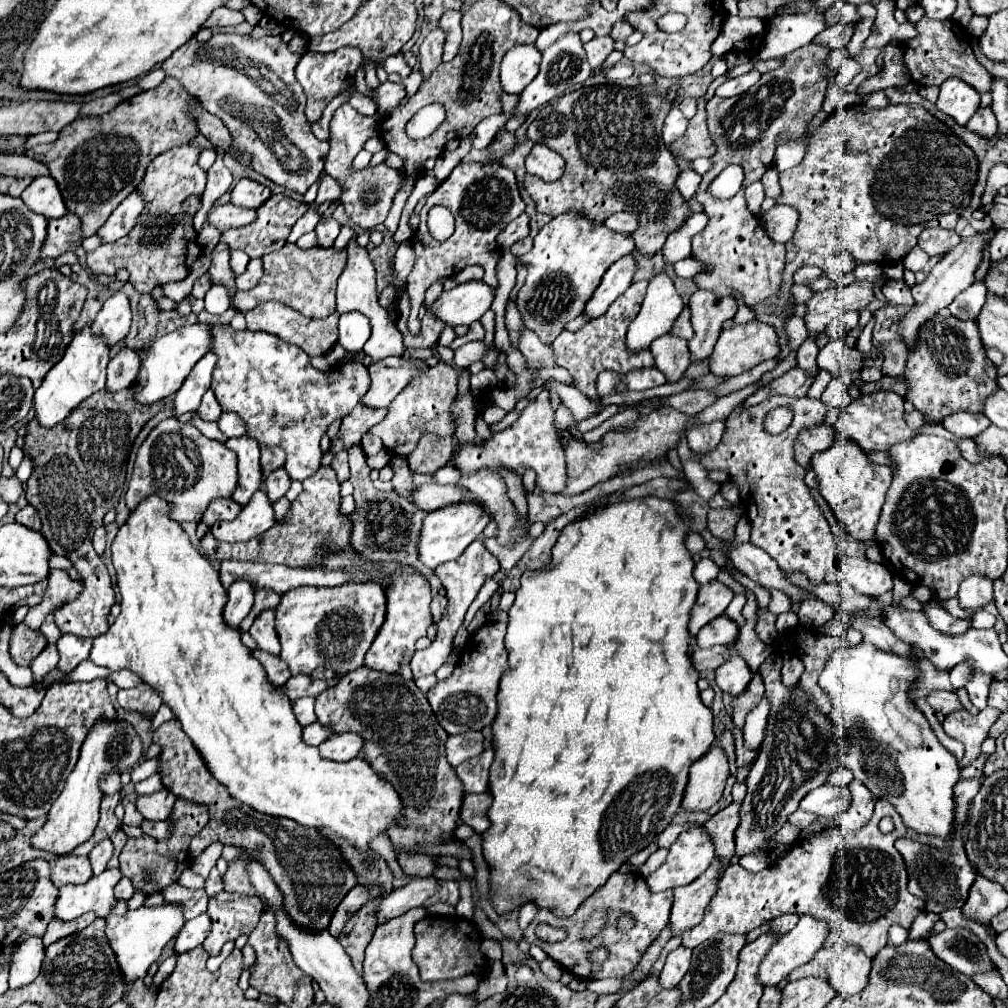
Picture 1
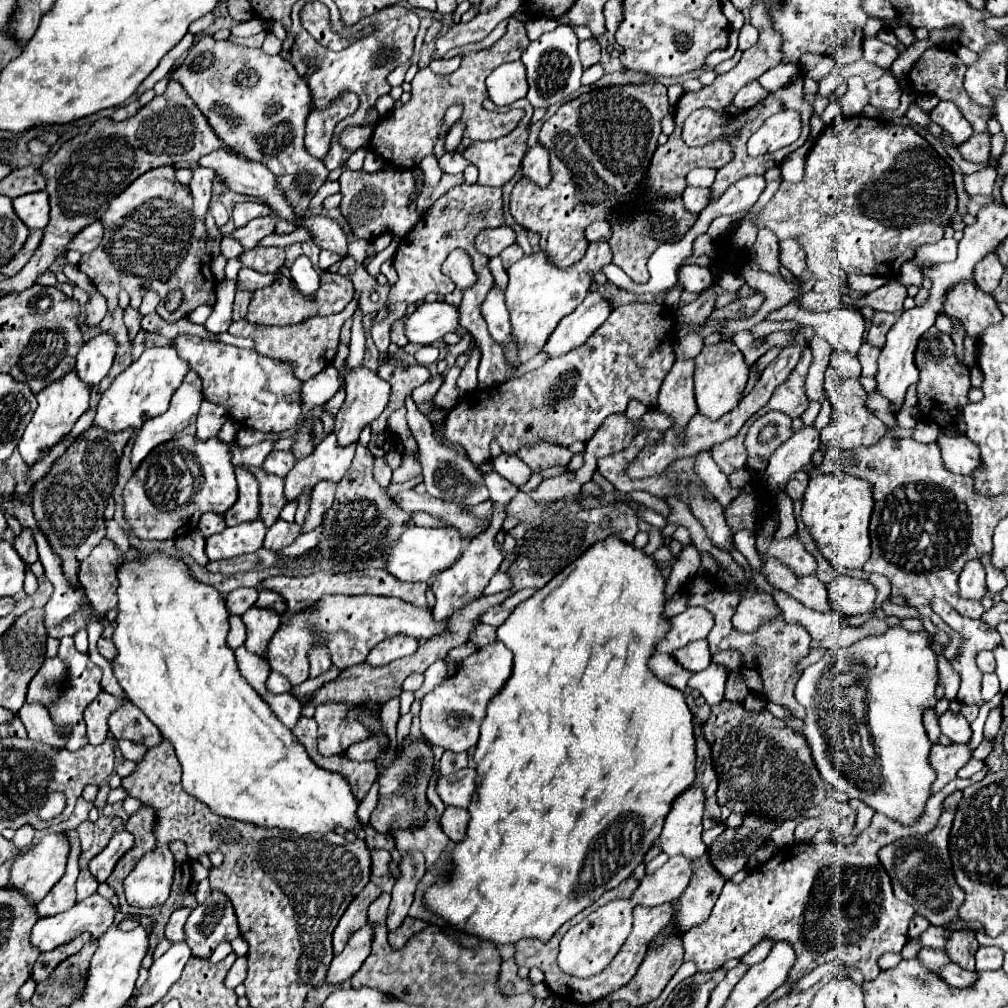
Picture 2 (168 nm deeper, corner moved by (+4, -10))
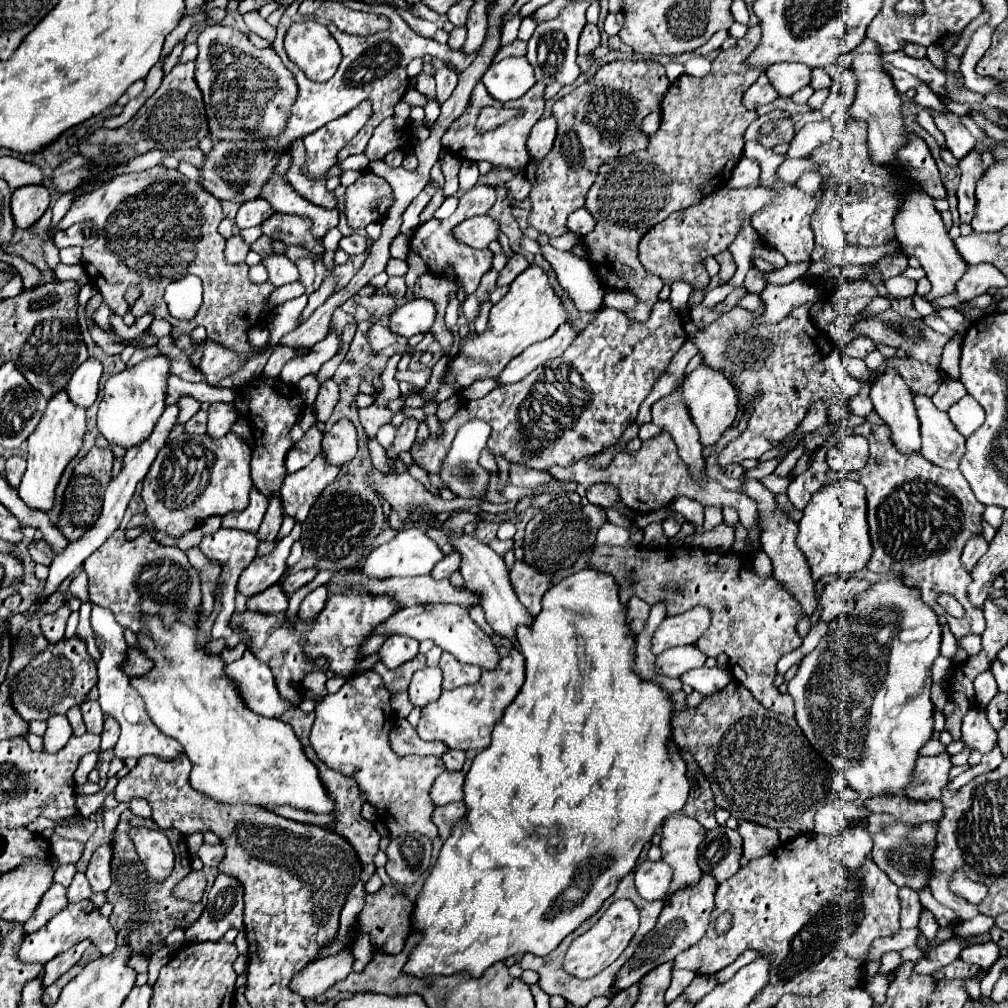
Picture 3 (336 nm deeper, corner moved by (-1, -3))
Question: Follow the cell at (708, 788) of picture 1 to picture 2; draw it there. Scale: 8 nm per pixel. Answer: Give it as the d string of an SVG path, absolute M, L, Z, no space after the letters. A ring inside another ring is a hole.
M689 787L675 801L665 819L665 827L661 831L661 849L673 855L685 855L687 859L701 857L707 847L701 841L701 819L705 811L705 791L703 787Z

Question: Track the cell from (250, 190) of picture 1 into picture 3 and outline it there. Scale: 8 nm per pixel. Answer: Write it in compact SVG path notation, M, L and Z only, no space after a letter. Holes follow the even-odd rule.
M258 198L258 200L250 200L250 202L244 202L234 218L236 226L242 230L242 228L252 228L252 226L260 226L264 220L268 220L270 216L274 214L272 206L268 200L264 198Z

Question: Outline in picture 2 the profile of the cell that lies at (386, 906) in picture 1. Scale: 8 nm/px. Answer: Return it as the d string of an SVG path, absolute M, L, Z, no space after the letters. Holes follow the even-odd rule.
M367 923L365 927L361 927L359 931L355 931L349 937L341 955L333 957L333 961L331 961L331 967L327 971L327 981L329 983L341 983L341 981L345 981L345 979L349 979L351 975L357 973L363 959L371 951L373 935L375 935L375 925Z

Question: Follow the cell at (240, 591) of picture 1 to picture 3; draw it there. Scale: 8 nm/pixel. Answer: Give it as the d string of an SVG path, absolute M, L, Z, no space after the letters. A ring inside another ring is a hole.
M296 522L294 530L286 538L282 538L270 554L262 556L258 560L252 560L252 564L240 574L238 592L242 592L244 596L250 598L250 596L266 590L270 584L276 584L288 568L286 558L290 554L292 544L298 538L300 538L300 522Z

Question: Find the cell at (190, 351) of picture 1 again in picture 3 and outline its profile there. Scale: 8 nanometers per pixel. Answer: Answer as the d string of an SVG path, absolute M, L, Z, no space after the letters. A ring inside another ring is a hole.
M154 356L130 370L126 368L124 372L108 378L98 410L98 430L110 444L118 444L128 450L150 438L150 432L164 412L166 378L170 376L168 368L170 362L164 356Z

